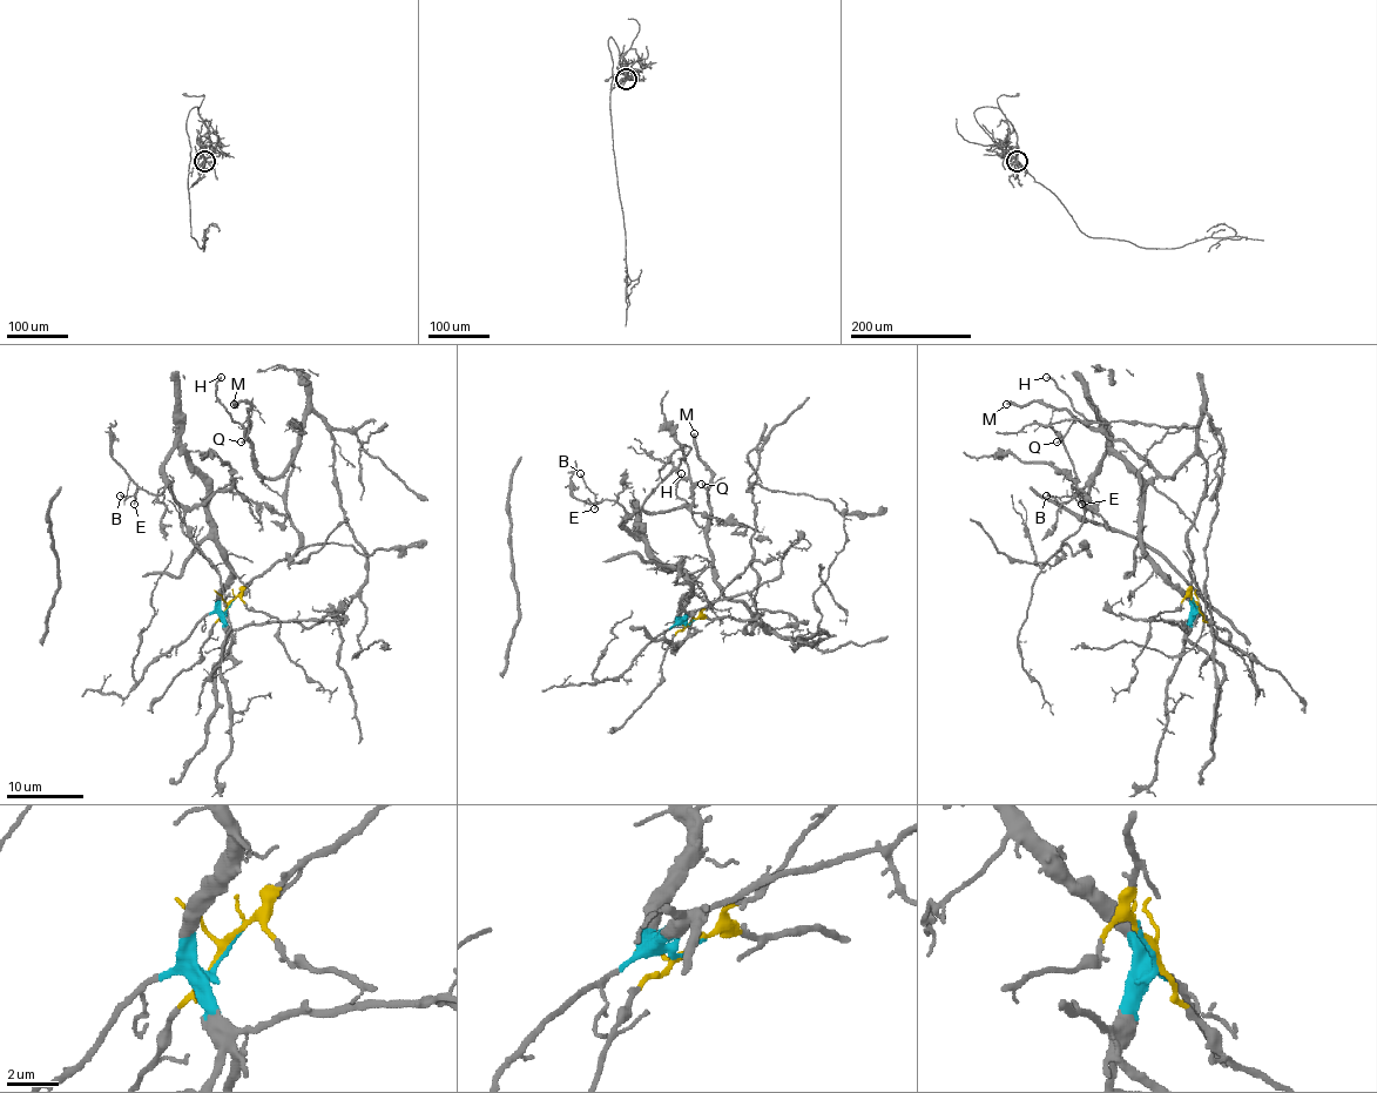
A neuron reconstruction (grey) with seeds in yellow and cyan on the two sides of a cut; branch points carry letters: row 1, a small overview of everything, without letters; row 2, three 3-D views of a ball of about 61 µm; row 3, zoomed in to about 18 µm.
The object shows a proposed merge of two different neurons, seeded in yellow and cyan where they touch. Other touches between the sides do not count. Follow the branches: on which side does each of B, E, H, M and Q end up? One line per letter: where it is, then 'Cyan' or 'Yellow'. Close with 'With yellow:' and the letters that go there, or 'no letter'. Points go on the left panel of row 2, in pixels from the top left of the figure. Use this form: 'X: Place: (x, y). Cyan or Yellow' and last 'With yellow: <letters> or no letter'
B: Place: (120, 496). Cyan
E: Place: (134, 504). Cyan
H: Place: (221, 377). Yellow
M: Place: (234, 404). Yellow
Q: Place: (241, 442). Yellow
With yellow: H, M, Q

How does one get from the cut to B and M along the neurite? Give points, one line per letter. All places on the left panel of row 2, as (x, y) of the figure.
B: (229, 605), (220, 608), (229, 562), (216, 541), (206, 480), (177, 447), (160, 493), (120, 496)
M: (229, 605), (298, 547), (287, 508), (292, 454), (279, 476), (264, 476), (248, 442), (250, 405), (233, 403)

